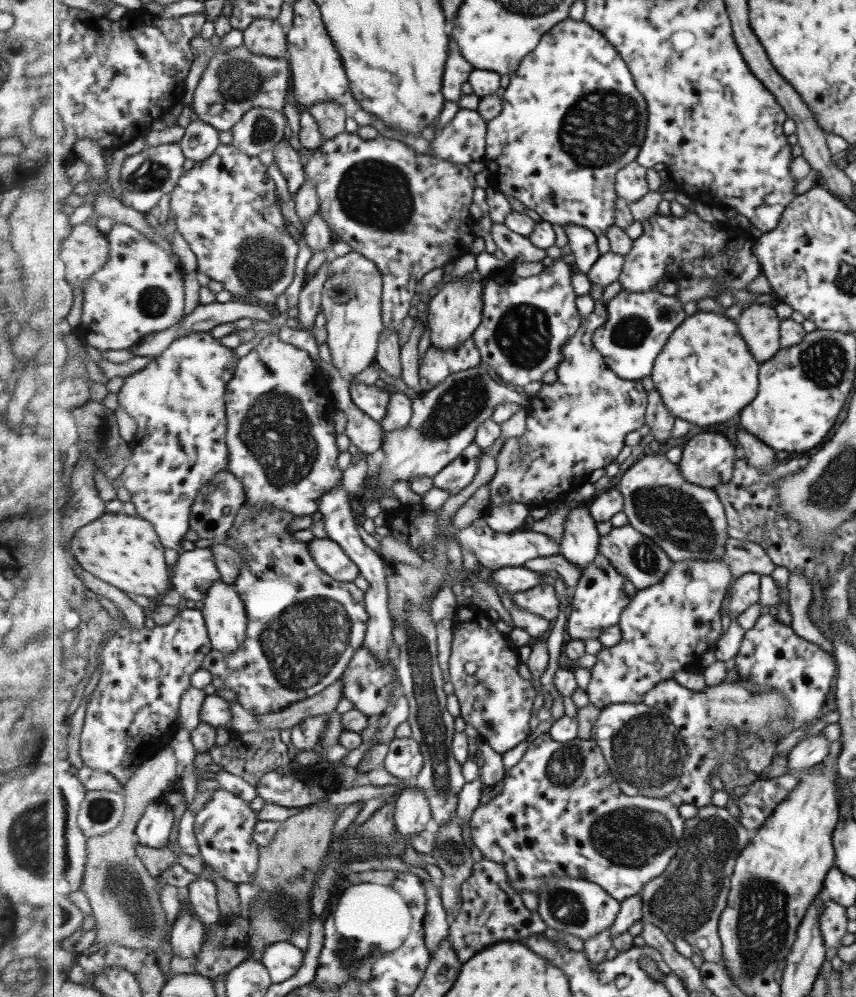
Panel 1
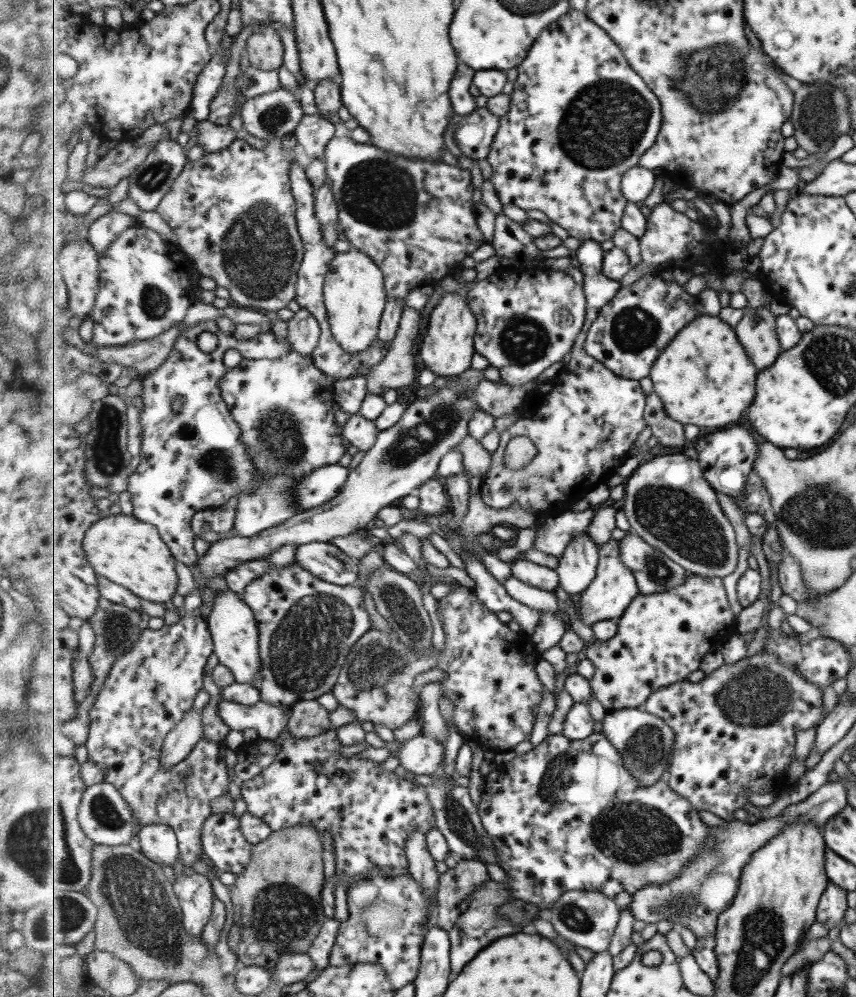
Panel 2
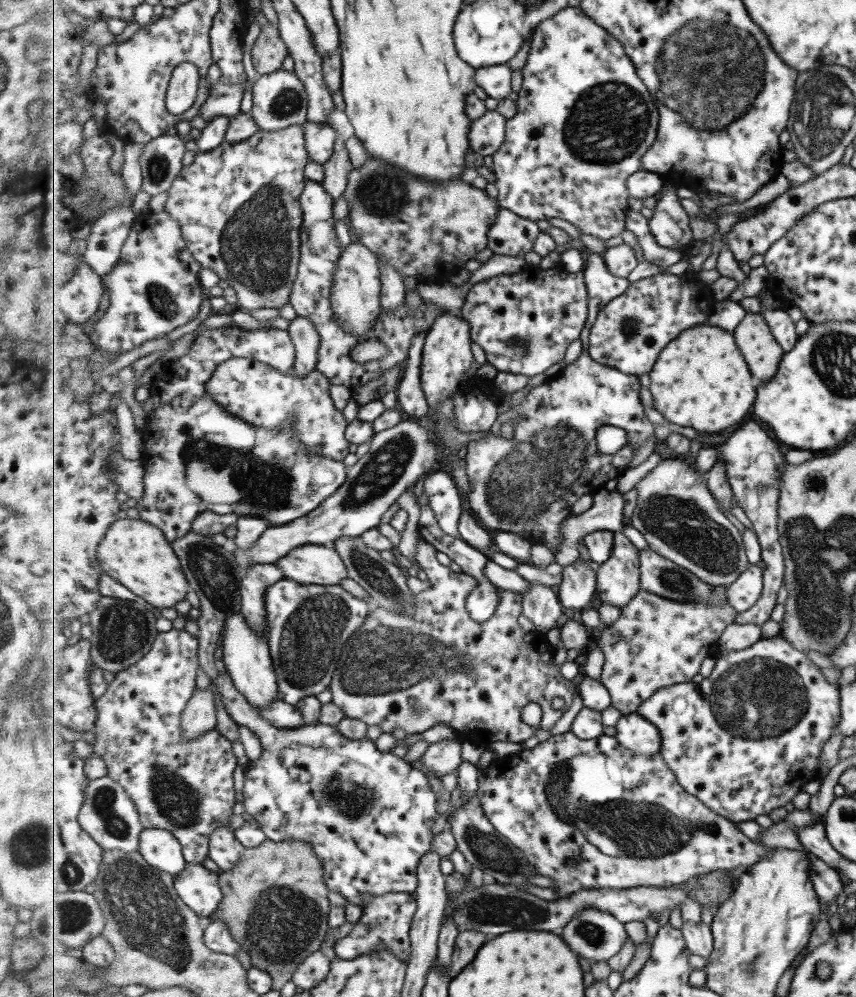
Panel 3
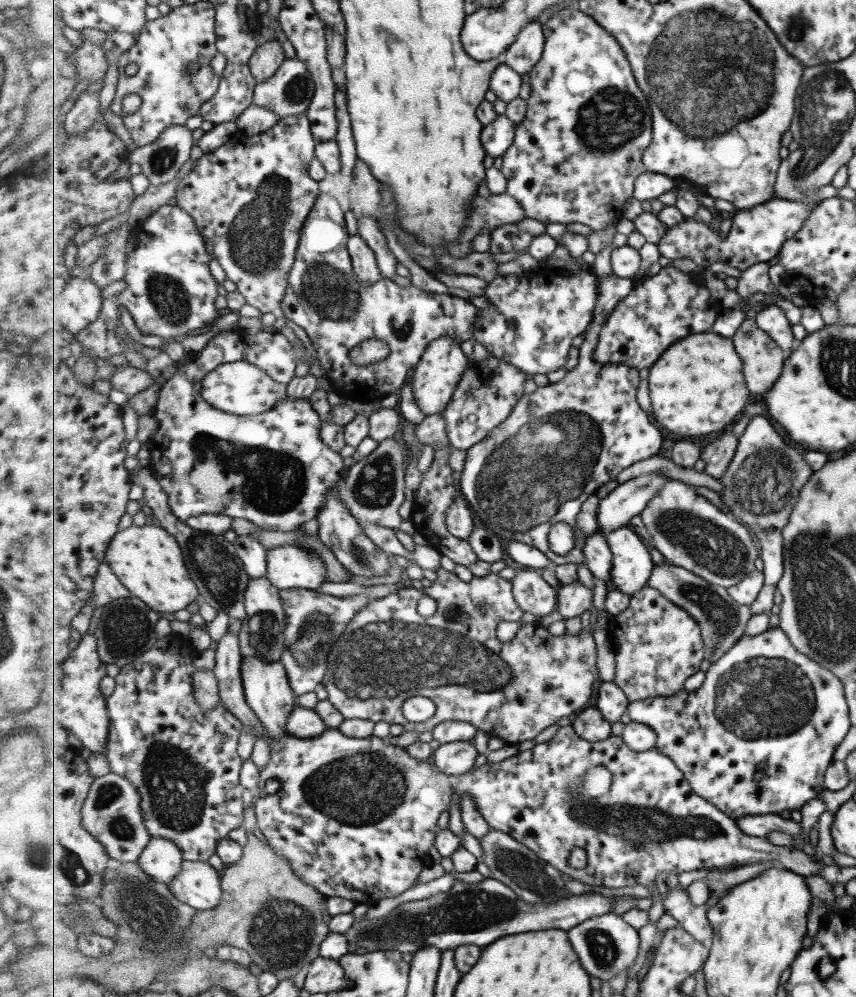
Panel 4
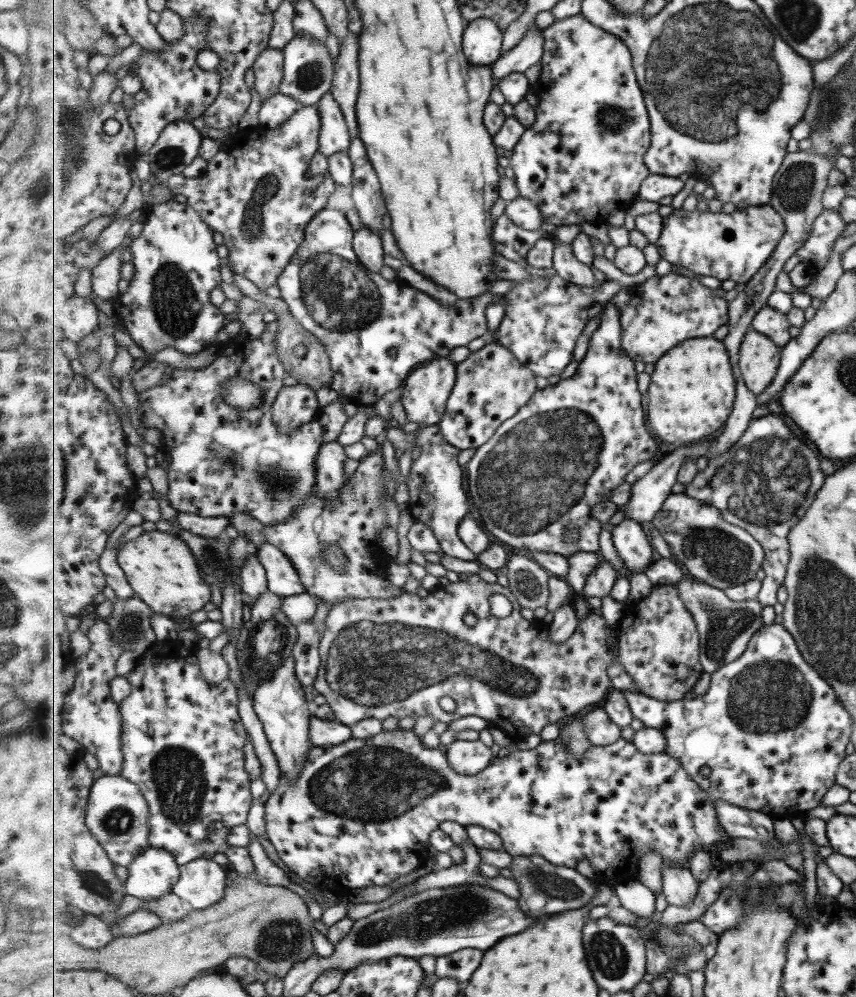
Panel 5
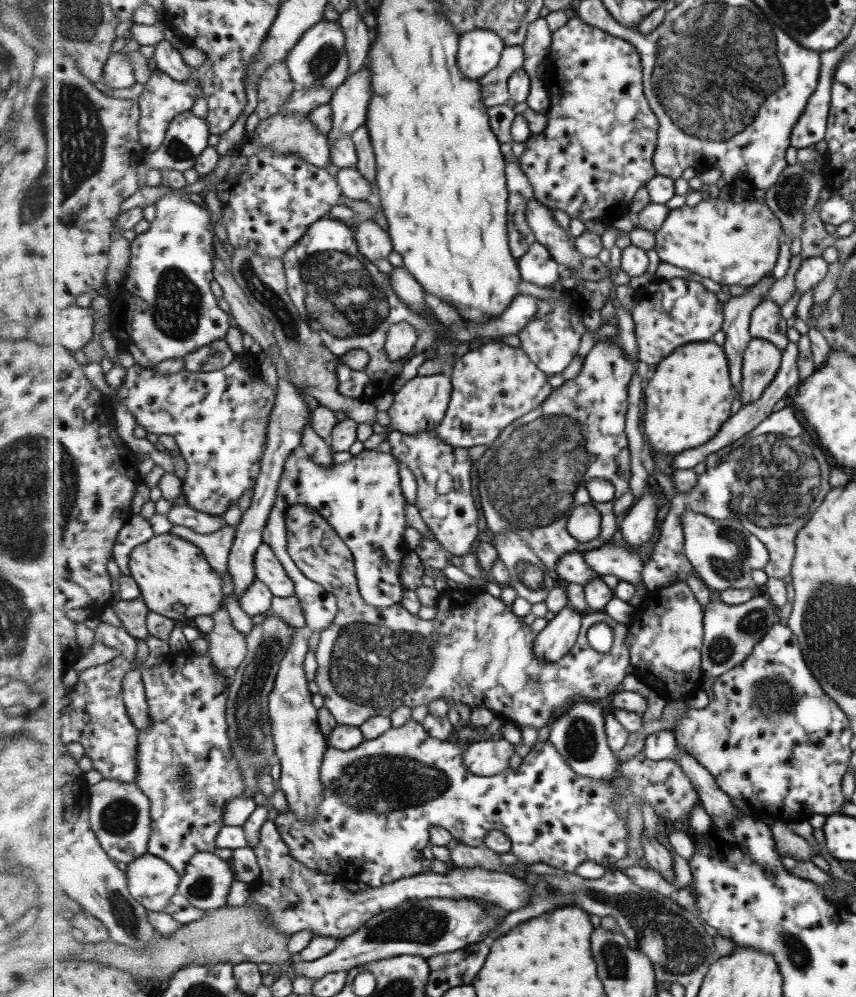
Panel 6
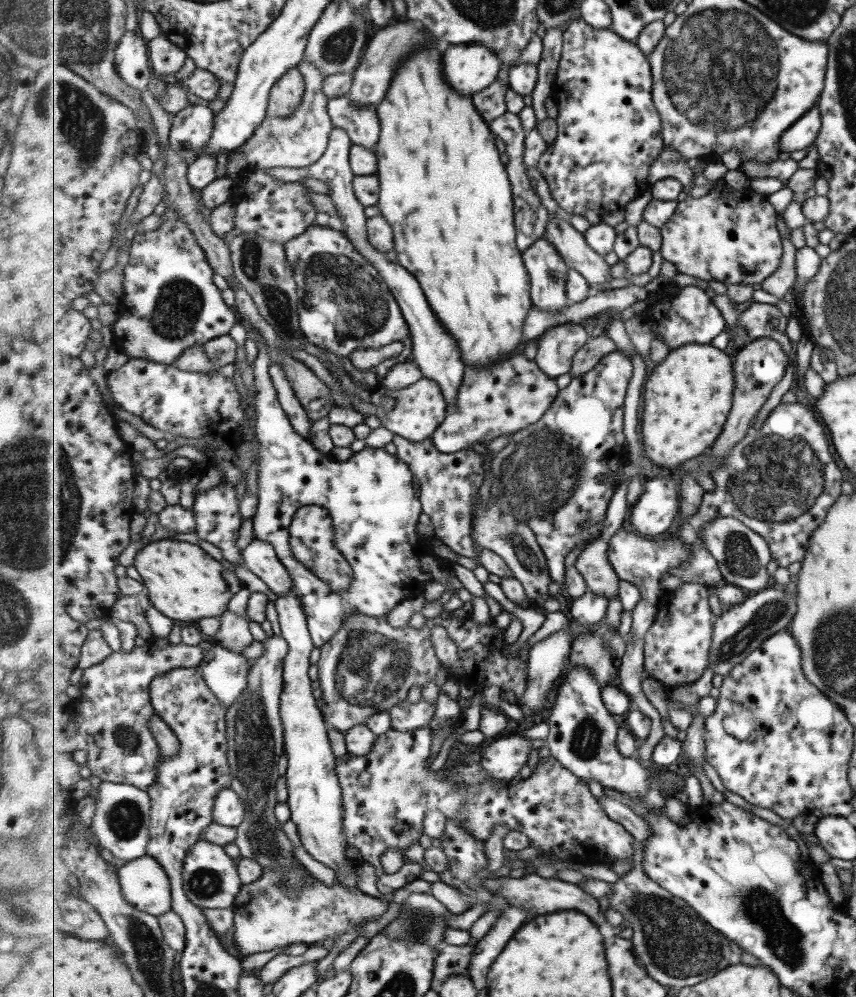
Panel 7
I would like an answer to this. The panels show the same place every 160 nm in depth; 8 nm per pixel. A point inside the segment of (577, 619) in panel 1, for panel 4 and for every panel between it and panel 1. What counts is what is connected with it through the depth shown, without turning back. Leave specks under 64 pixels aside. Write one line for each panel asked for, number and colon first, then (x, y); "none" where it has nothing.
2: (614, 588)
3: (619, 581)
4: (633, 566)

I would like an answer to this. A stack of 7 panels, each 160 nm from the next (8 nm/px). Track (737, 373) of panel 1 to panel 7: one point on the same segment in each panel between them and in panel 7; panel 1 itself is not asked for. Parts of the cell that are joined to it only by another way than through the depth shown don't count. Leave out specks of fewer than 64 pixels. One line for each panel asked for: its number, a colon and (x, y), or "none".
2: (706, 378)
3: (703, 381)
4: (698, 388)
5: (692, 394)
6: (691, 397)
7: (687, 399)

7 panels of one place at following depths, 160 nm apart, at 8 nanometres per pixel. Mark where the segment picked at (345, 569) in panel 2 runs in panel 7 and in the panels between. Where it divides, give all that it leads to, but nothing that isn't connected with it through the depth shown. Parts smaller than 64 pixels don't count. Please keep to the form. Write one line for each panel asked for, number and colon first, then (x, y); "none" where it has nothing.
3: (321, 565)
4: (289, 568)
5: (284, 580)
6: (269, 569)
7: (260, 557)

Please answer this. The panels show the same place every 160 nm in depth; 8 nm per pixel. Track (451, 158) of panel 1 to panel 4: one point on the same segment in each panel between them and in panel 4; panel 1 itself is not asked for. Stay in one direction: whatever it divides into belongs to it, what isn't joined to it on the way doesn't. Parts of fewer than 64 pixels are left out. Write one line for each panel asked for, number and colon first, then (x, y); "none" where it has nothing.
2: (475, 134)
3: (487, 134)
4: (497, 138)

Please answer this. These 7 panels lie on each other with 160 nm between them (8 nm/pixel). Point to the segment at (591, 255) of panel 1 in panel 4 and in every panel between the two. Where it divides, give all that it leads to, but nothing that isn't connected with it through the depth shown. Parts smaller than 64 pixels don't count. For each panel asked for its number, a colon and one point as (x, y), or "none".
2: (584, 422)
3: (554, 455)
4: (562, 442)

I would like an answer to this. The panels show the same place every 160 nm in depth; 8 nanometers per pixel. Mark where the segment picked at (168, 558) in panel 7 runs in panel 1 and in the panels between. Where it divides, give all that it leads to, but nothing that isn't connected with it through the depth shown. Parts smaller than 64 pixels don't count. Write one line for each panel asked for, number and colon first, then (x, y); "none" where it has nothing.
1: (126, 551)
2: (122, 548)
3: (136, 553)
4: (148, 560)
5: (163, 571)
6: (175, 578)

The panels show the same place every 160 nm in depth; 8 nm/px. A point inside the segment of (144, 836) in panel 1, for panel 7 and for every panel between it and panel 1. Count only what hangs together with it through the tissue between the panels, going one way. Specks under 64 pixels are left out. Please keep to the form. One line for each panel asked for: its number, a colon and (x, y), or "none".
2: (159, 842)
3: (161, 848)
4: (163, 859)
5: (154, 873)
6: (152, 880)
7: (145, 883)

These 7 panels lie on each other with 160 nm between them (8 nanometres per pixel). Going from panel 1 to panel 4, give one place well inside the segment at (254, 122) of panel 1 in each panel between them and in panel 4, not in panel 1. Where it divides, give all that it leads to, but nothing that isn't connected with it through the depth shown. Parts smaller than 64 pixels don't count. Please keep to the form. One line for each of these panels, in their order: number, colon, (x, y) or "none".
2: (273, 115)
3: (280, 100)
4: (290, 92)

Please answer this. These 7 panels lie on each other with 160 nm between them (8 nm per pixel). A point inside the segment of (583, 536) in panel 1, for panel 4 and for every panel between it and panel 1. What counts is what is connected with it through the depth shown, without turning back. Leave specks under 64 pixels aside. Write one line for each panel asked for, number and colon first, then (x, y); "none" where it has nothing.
2: (579, 566)
3: (578, 590)
4: (573, 599)

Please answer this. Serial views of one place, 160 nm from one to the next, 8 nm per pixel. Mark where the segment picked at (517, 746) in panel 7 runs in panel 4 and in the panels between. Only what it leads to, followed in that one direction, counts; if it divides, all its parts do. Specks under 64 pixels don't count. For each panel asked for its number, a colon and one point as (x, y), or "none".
4: (456, 758)
5: (467, 757)
6: (485, 758)

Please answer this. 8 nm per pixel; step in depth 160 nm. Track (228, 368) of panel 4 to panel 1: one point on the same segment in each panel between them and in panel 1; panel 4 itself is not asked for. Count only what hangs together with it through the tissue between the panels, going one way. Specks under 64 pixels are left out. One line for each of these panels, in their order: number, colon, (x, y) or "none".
1: (283, 446)
2: (286, 407)
3: (264, 396)

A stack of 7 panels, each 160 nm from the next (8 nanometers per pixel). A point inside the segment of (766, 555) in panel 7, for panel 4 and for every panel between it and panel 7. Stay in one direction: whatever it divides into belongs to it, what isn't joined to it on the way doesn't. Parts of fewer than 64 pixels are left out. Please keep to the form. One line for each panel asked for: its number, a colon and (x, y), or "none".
4: (692, 533)
5: (723, 555)
6: (724, 553)

